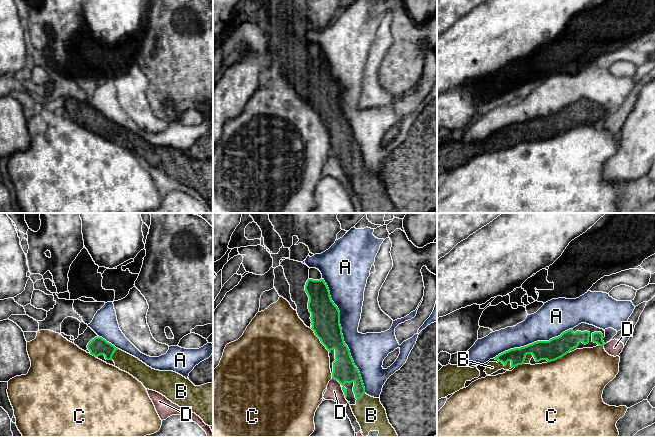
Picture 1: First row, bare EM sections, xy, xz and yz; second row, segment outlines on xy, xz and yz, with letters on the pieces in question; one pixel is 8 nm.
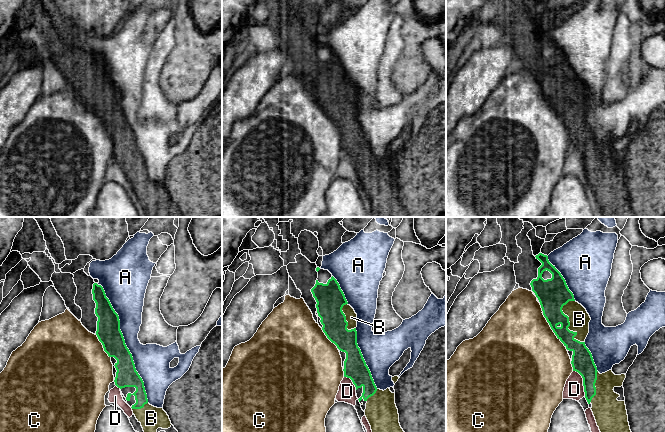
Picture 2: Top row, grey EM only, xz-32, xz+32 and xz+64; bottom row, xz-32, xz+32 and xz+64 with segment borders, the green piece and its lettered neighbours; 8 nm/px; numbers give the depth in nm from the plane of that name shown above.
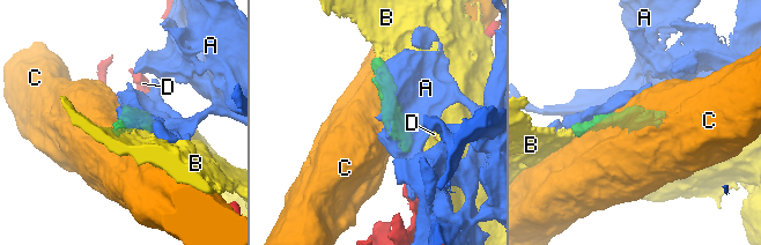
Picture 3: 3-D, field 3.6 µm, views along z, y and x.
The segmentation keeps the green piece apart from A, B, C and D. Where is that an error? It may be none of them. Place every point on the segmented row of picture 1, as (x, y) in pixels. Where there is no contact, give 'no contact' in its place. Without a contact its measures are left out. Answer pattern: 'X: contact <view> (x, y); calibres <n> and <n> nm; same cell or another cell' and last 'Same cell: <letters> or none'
A: contact xz (342, 335); calibres 240 and 280 nm; another cell
B: contact yz (507, 361); calibres 130 and 90 nm; same cell
C: contact xz (320, 340); calibres 240 and 500 nm; another cell
D: contact xz (344, 393); calibres 190 and 130 nm; another cell
Same cell: B

